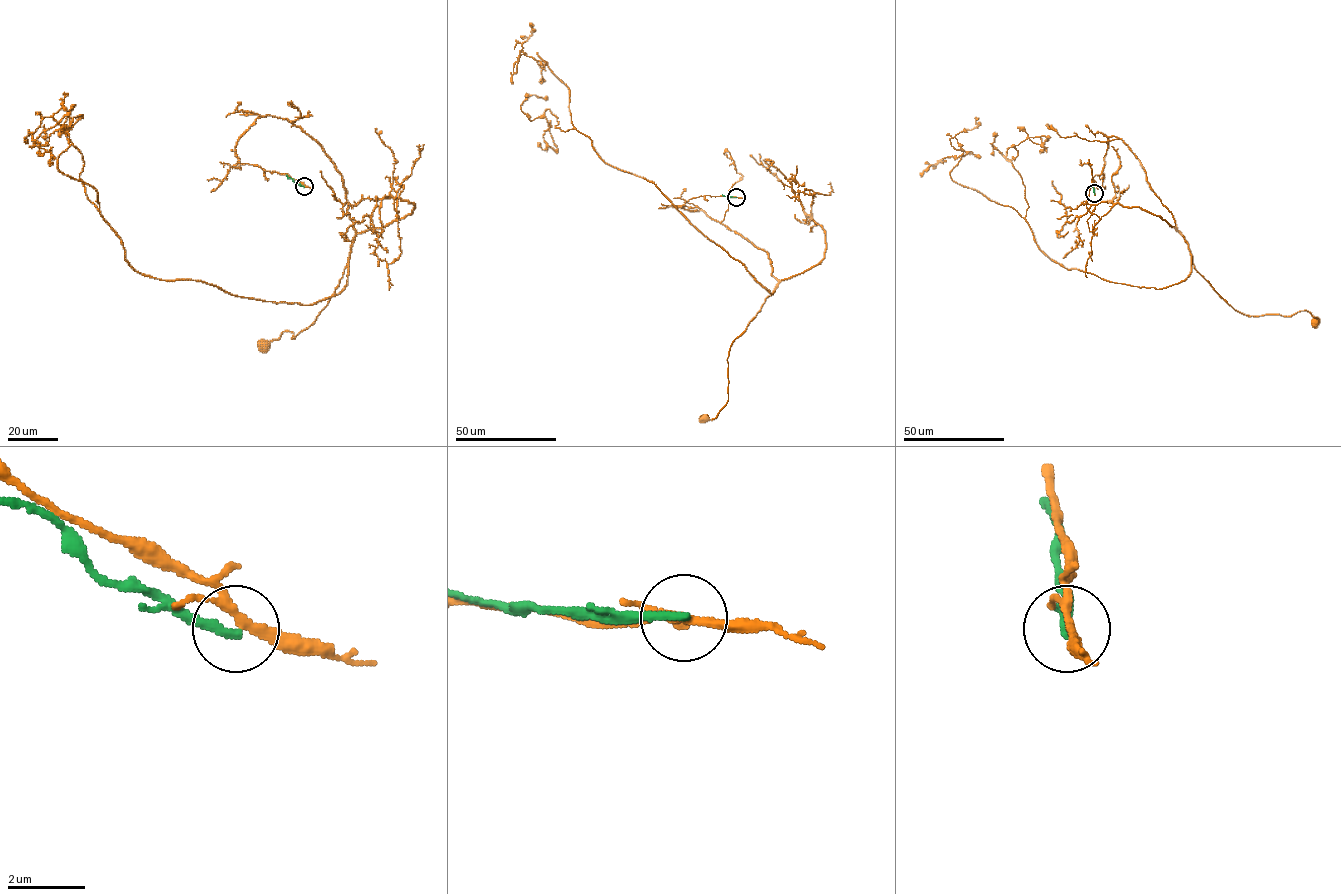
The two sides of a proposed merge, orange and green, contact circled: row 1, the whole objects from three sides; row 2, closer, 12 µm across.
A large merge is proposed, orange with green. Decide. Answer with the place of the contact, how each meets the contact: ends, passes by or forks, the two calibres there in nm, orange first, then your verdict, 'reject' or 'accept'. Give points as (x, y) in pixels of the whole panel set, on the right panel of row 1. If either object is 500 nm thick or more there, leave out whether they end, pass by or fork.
place (1094, 193); orange forks; green ends; calibres 190 and 240 nm; reject

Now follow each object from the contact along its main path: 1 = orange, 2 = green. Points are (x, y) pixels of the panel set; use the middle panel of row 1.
1: (737, 197), (700, 196), (681, 208), (704, 211), (763, 249), (778, 284), (730, 347), (727, 403), (701, 419)
2: (737, 197), (722, 194)

